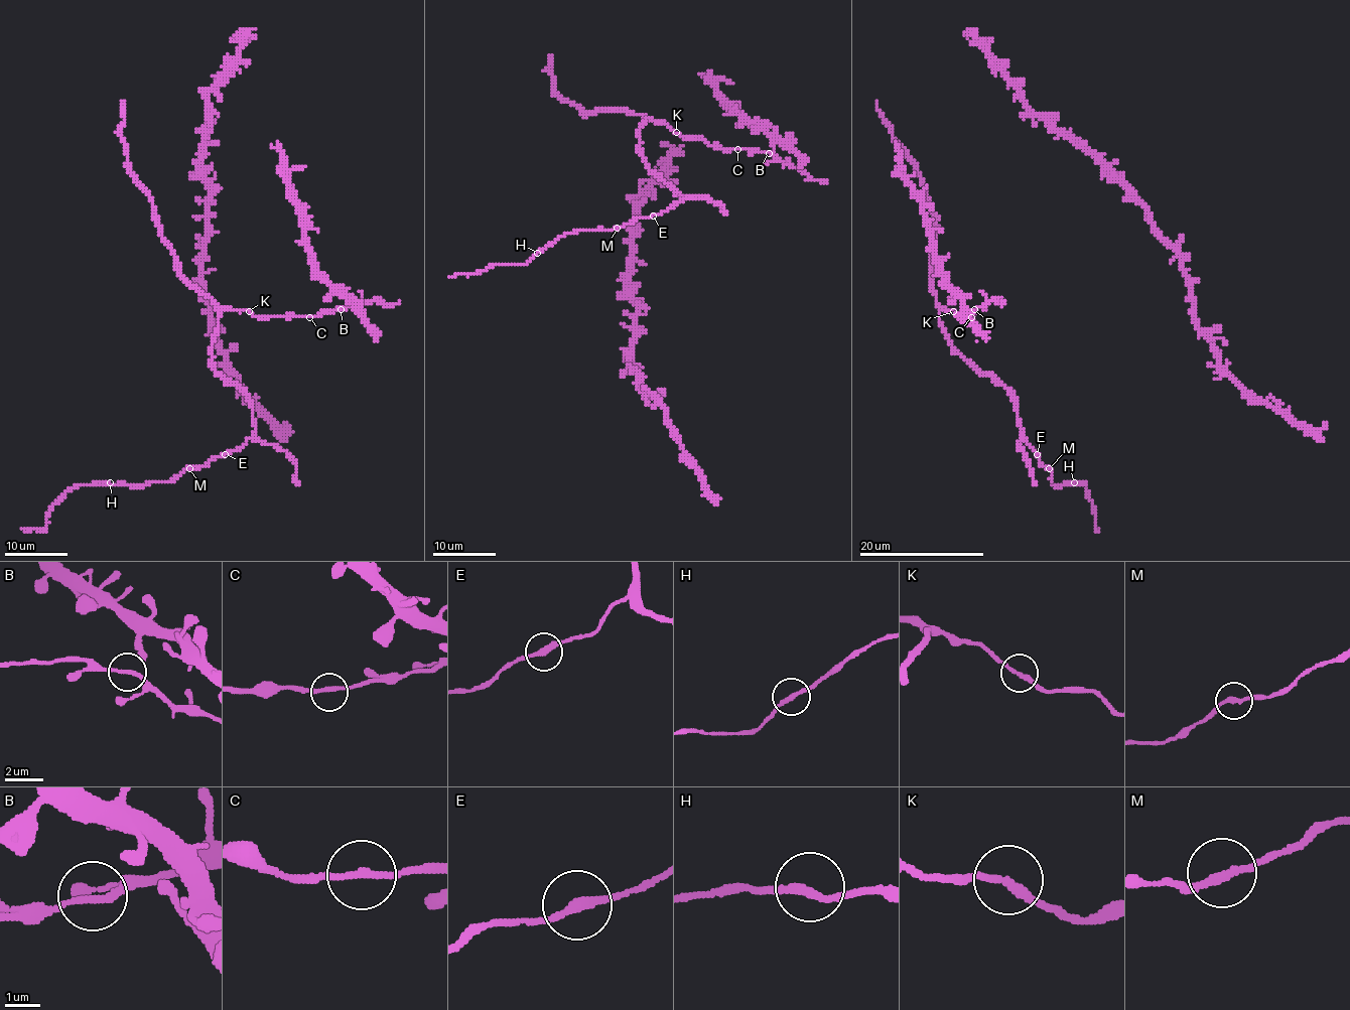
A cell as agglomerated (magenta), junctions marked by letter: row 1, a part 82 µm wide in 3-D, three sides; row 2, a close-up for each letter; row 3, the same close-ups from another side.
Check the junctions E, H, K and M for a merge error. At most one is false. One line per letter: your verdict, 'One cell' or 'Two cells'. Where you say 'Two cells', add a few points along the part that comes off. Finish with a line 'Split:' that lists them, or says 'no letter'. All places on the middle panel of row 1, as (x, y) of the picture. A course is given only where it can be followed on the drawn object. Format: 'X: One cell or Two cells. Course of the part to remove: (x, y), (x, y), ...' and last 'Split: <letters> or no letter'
E: One cell
H: One cell
K: One cell
M: One cell
Split: no letter

